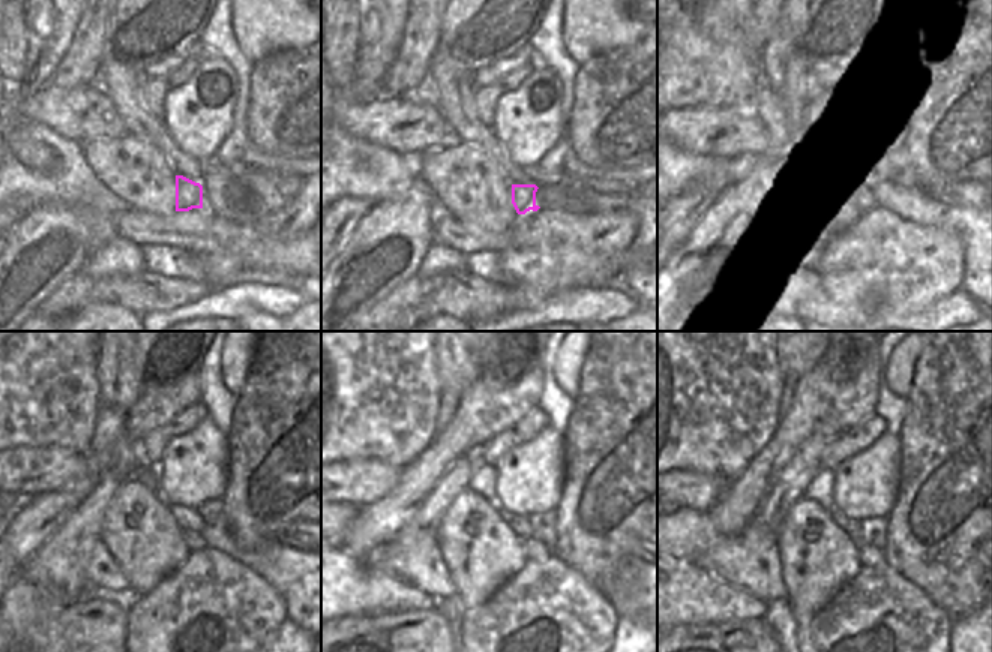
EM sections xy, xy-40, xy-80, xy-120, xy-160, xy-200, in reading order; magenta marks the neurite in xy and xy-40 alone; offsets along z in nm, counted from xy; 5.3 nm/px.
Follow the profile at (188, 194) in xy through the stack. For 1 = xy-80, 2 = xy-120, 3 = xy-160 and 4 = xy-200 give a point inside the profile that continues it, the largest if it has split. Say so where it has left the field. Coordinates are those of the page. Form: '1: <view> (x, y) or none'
1: xy-80 (860, 200)
2: xy-120 (194, 541)
3: xy-160 (533, 549)
4: xy-200 (871, 556)

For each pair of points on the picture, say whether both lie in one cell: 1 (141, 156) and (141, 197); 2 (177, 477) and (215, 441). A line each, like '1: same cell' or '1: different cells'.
1: same cell
2: same cell

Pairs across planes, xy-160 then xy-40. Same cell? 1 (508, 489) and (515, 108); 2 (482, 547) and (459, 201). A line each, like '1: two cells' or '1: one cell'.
1: one cell
2: one cell

